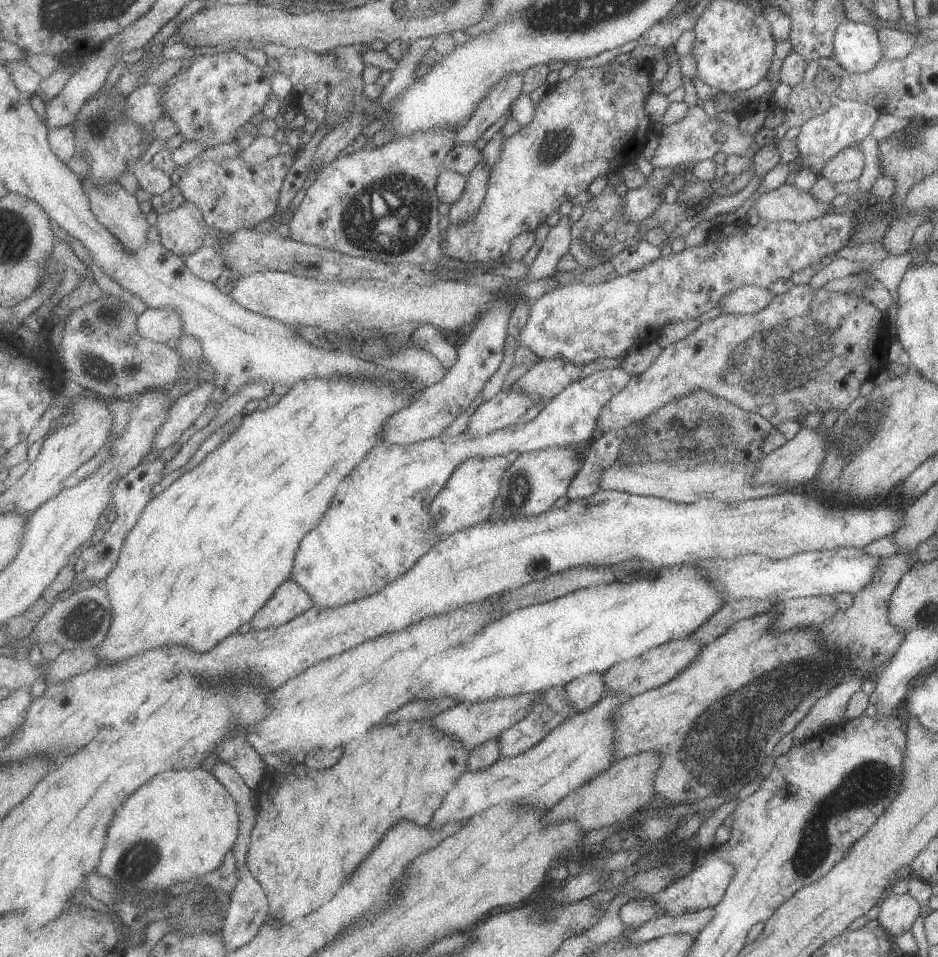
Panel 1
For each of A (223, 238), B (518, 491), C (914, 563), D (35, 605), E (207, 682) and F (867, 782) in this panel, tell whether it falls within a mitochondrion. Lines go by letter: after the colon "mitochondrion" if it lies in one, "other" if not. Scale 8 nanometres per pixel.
A: other
B: mitochondrion
C: other
D: other
E: other
F: mitochondrion

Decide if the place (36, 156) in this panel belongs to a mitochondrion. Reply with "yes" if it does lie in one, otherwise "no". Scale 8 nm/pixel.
no

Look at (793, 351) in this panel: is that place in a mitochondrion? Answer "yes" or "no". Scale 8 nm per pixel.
yes

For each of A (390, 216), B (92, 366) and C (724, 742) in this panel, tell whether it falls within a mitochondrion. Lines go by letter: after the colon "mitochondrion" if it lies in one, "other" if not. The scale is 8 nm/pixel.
A: mitochondrion
B: mitochondrion
C: mitochondrion

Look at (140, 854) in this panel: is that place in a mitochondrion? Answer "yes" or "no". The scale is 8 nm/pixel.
yes

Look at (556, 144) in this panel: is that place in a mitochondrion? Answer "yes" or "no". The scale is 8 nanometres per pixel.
yes

